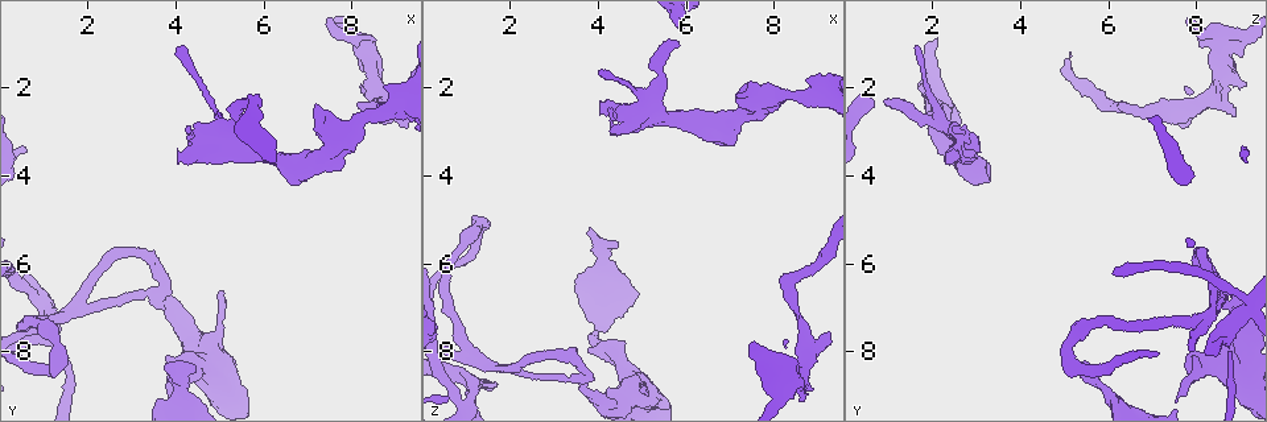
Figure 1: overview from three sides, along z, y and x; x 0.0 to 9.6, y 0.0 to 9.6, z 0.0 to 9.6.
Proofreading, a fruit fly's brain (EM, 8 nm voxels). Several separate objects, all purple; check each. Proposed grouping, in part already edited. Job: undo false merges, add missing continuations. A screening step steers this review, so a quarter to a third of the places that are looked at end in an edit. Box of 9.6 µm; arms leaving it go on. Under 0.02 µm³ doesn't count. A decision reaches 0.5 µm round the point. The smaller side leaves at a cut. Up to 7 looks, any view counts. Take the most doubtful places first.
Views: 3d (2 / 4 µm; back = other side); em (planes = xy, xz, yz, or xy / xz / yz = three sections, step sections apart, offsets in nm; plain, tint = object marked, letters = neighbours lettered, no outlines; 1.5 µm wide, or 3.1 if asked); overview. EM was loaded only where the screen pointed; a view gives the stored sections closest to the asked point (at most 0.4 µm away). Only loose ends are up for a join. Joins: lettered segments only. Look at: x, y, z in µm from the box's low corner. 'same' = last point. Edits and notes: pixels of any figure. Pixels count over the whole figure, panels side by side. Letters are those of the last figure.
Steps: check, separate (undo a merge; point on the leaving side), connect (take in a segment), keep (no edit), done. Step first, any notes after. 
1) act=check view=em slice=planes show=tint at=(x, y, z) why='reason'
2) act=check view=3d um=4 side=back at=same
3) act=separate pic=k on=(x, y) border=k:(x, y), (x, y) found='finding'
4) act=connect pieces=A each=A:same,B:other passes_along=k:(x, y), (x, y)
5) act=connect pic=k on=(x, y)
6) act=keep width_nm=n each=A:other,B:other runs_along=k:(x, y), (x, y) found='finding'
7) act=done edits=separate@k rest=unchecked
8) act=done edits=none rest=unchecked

act=check view=em slice=planes show=letters at=(5.85, 2.40, 0.95) why='branch stops here'

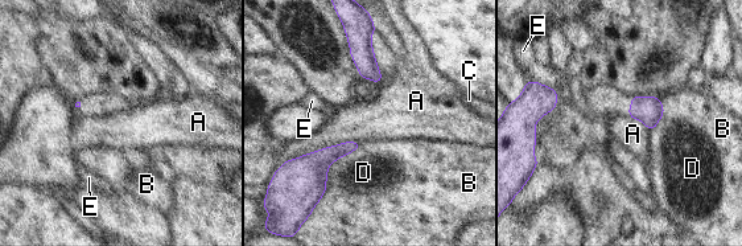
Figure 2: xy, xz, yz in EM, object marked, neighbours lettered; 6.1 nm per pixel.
act=keep longest_contact=A:480nm each=A:other,B:other,C:other,D:other,E:other found='none of them fits'

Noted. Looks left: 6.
act=check view=em slice=planes show=letters at=(3.60, 6.70, 8.60) why='sudden change in width'

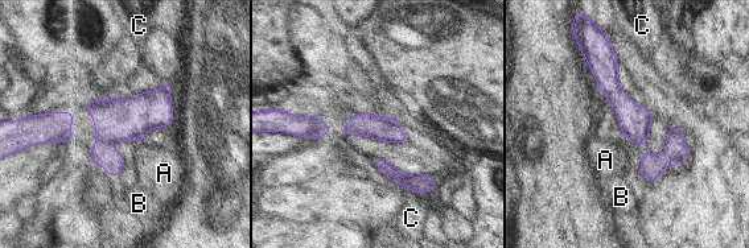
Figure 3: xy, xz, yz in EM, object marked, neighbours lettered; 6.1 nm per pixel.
act=separate pic=3 on=(115, 120) each=A:other,B:other,C:other found='a second cell is stuck on'

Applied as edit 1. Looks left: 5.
act=check view=3d um=4 at=(8.70, 2.40, 8.00) why='thick turns thin'

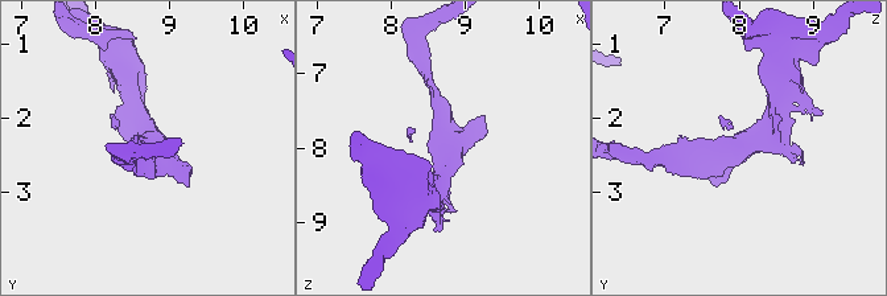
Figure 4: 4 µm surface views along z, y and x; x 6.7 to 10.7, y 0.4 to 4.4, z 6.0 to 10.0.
act=check view=em slice=planes show=tint at=(8.75, 2.35, 8.00)

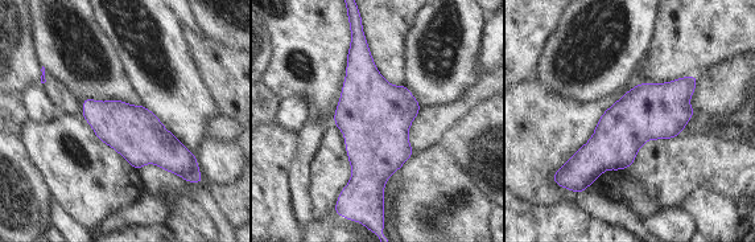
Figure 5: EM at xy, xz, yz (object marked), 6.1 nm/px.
act=check view=em slice=planes show=letters at=same

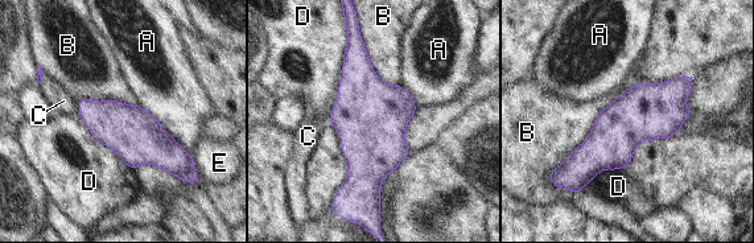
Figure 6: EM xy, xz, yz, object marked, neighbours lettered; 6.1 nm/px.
act=keep width_nm=320 each=A:other,B:other,C:other,D:other,E:other border=6:(637, 82), (553, 169) found='all the same cell'

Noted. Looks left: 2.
act=done edits=separate@3 rest=unchecked

